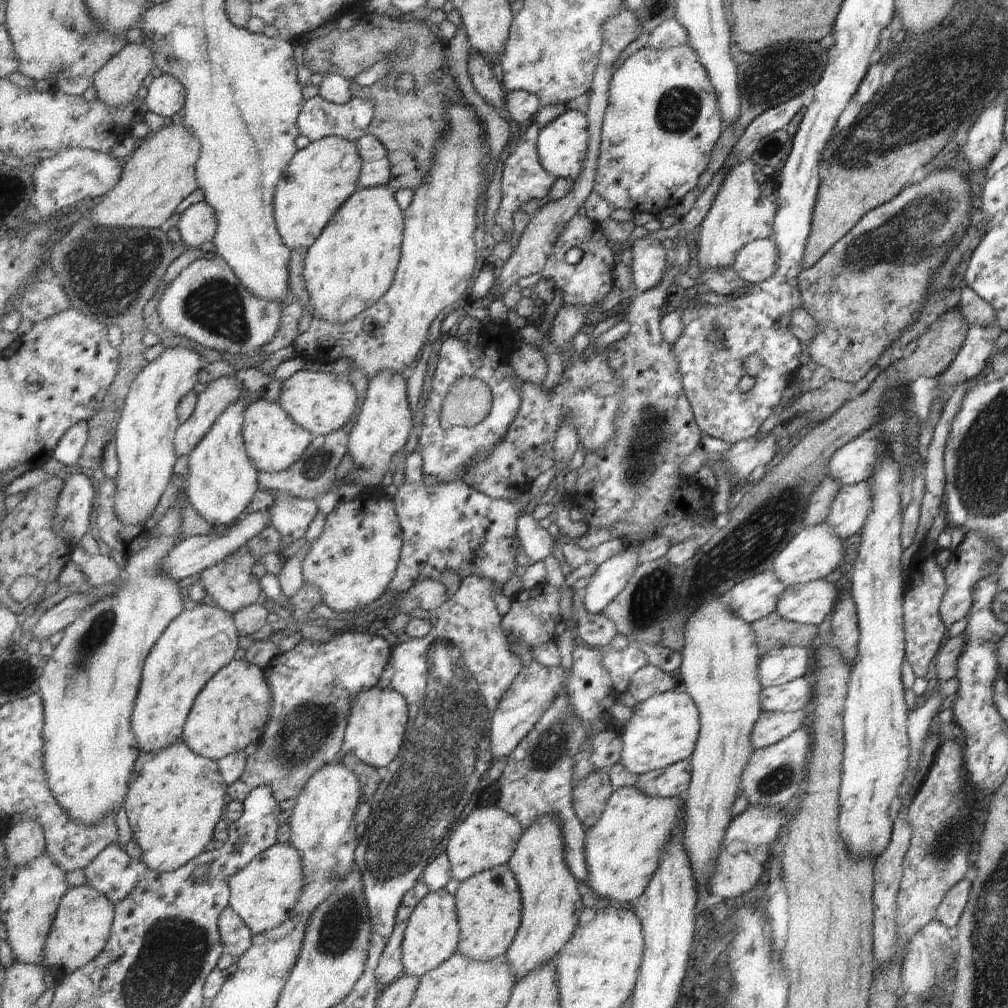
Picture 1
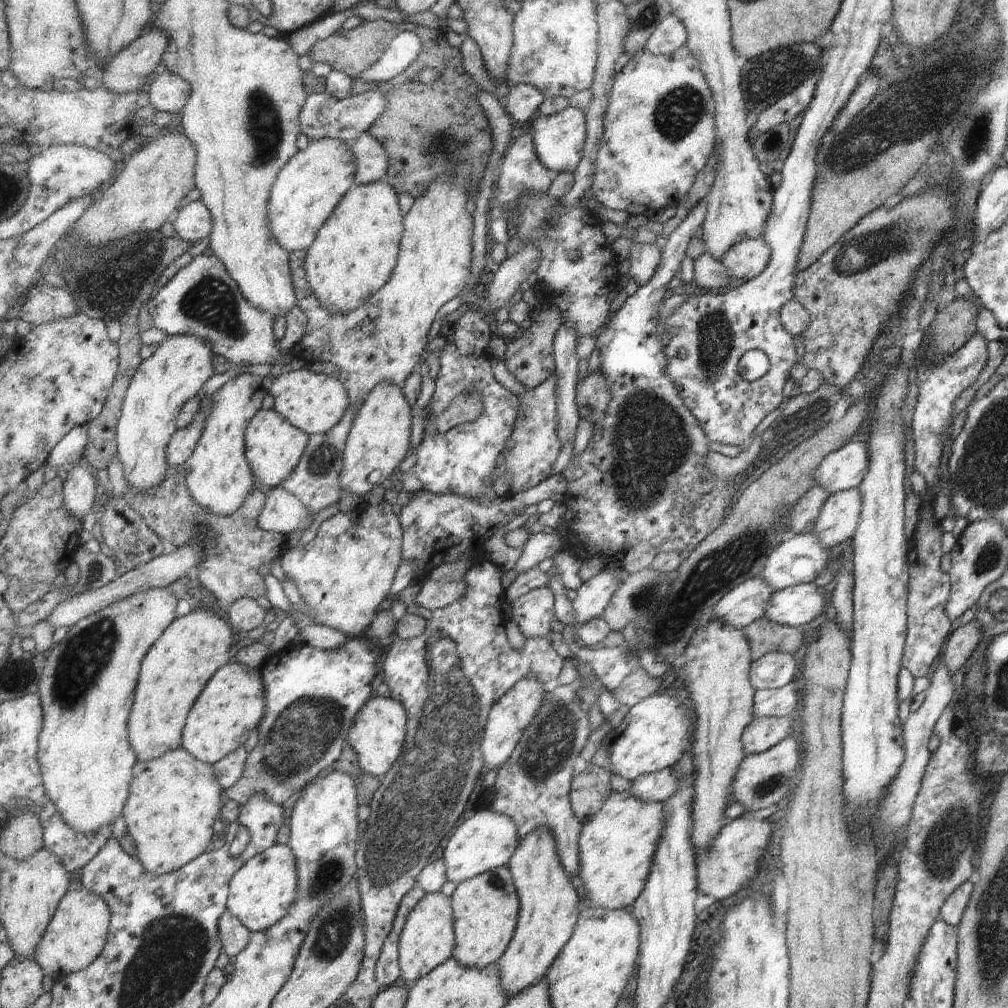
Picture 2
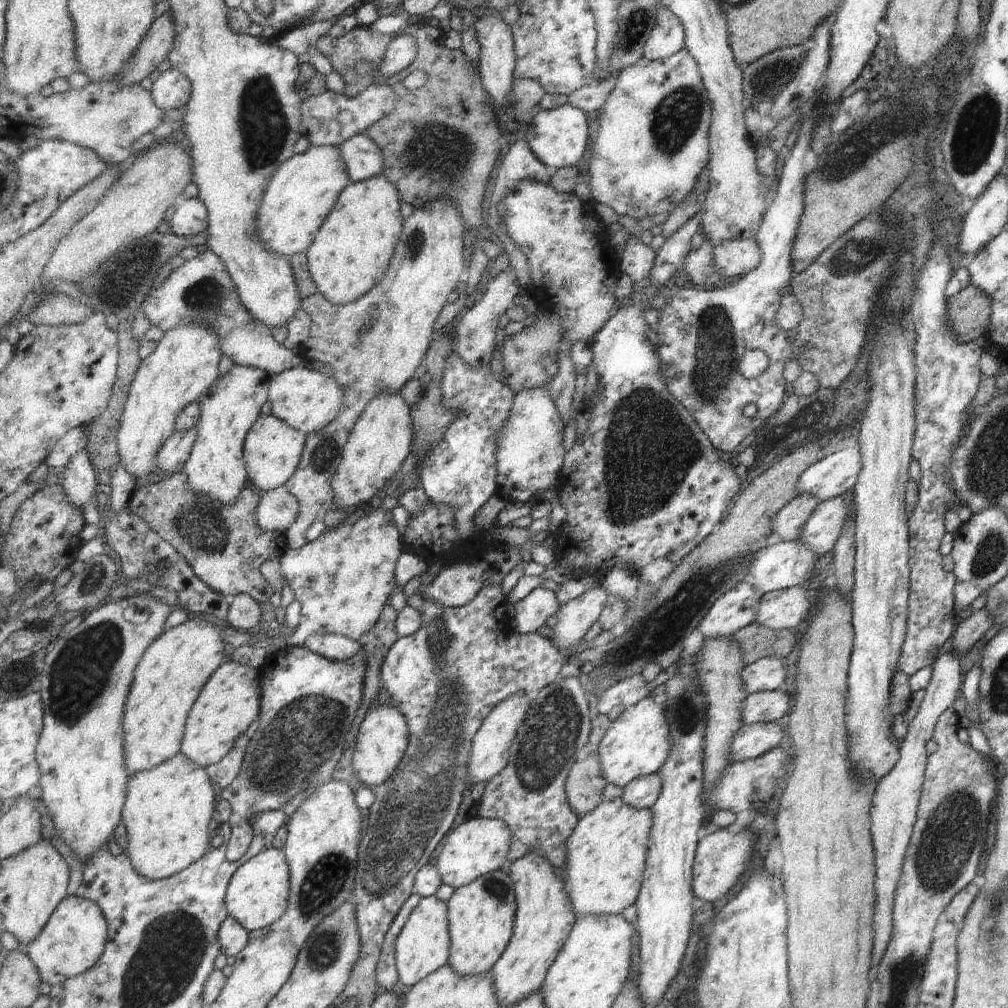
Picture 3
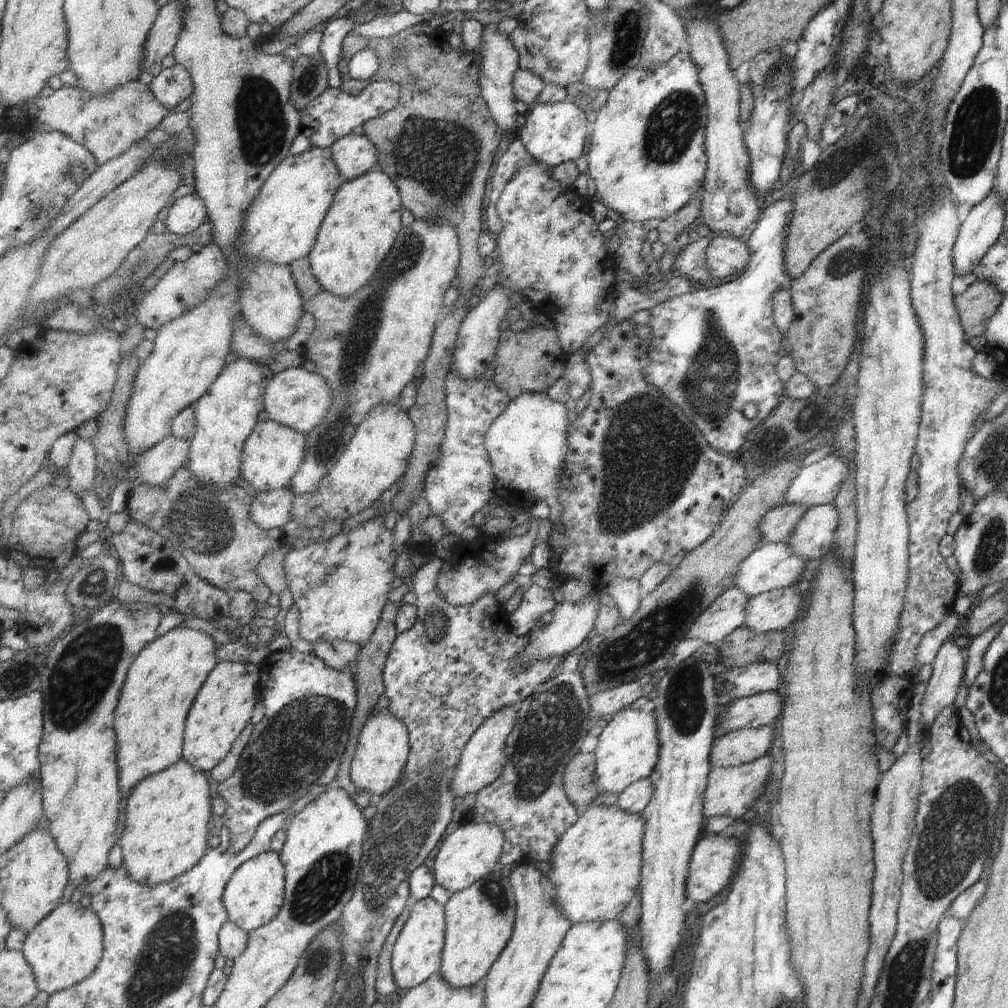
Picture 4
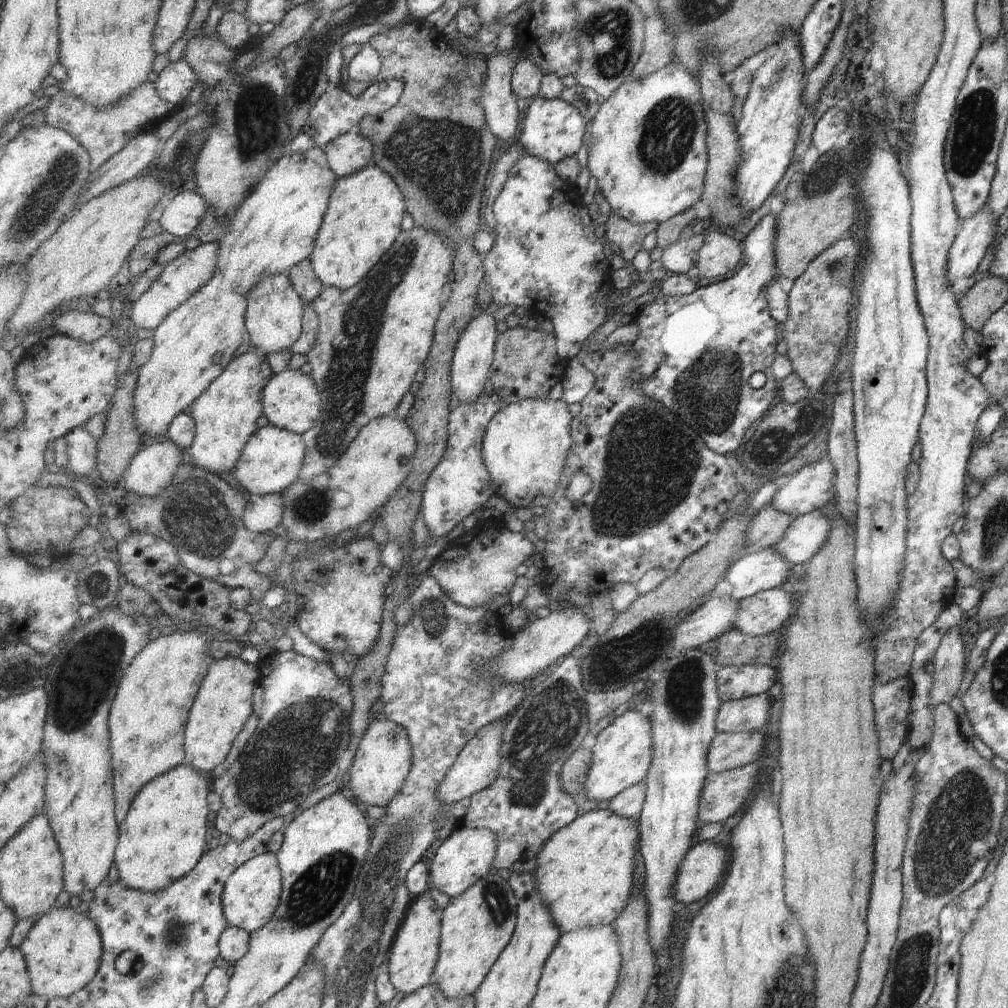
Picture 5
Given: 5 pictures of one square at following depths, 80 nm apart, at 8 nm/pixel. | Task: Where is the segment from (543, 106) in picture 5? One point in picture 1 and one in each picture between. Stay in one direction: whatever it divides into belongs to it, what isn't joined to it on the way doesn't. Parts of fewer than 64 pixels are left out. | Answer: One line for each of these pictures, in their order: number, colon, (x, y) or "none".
1: (563, 145)
2: (560, 139)
3: (559, 137)
4: (554, 134)

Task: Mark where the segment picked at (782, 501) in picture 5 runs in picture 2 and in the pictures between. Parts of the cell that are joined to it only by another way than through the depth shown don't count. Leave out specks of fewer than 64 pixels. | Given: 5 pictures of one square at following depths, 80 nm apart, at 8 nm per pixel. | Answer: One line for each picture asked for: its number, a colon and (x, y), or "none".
2: (843, 468)
3: (834, 474)
4: (815, 484)

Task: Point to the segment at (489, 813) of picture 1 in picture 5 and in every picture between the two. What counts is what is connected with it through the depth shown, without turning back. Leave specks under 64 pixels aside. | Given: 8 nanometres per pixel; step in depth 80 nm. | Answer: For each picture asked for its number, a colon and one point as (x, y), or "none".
2: (487, 840)
3: (479, 846)
4: (473, 851)
5: (464, 858)

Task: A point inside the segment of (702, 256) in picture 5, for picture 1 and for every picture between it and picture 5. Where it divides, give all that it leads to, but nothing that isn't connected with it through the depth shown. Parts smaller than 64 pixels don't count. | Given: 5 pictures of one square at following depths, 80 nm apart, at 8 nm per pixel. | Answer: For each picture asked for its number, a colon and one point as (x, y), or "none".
1: (757, 261)
2: (747, 259)
3: (737, 257)
4: (727, 255)

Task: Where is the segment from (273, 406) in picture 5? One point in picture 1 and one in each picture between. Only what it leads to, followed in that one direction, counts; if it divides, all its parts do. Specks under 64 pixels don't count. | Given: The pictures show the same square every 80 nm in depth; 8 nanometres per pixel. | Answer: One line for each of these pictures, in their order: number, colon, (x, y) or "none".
1: (323, 403)
2: (316, 403)
3: (309, 400)
4: (297, 398)

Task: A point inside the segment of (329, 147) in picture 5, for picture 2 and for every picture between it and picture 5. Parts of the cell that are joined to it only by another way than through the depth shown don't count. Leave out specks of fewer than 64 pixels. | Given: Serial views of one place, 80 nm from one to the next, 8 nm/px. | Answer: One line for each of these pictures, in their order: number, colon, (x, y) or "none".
2: (373, 162)
3: (365, 159)
4: (355, 155)

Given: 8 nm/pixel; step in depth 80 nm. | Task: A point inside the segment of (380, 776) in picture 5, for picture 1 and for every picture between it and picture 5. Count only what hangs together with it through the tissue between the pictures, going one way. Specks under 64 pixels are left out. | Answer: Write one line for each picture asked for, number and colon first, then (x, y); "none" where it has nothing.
1: (376, 730)
2: (378, 734)
3: (383, 737)
4: (384, 750)

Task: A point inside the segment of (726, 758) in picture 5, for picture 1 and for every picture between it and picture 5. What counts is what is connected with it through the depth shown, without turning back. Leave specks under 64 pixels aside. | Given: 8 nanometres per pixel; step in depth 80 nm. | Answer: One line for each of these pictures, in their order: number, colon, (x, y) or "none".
1: (771, 727)
2: (762, 733)
3: (755, 739)
4: (734, 748)

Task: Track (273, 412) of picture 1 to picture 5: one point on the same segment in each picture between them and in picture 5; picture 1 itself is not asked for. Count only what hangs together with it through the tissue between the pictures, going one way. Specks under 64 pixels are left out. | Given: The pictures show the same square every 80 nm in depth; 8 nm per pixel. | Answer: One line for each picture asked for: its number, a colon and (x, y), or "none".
2: (275, 446)
3: (273, 450)
4: (274, 454)
5: (273, 458)

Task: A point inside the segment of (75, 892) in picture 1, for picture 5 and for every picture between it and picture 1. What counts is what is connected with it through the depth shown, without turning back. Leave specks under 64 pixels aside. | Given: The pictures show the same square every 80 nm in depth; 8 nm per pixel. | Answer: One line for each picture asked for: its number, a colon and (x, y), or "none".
2: (76, 937)
3: (74, 939)
4: (65, 949)
5: (64, 949)

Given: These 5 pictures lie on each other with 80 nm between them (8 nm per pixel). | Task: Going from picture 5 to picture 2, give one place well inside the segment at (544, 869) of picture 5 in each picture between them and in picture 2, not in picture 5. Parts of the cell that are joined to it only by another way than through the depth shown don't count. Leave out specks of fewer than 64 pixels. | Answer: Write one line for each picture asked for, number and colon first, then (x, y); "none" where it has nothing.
2: (618, 847)
3: (608, 852)
4: (596, 868)

